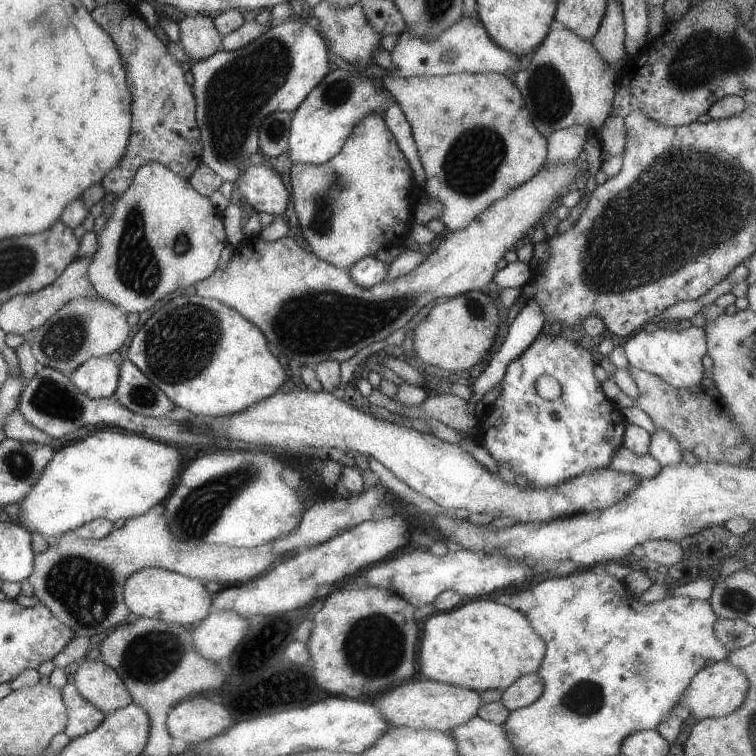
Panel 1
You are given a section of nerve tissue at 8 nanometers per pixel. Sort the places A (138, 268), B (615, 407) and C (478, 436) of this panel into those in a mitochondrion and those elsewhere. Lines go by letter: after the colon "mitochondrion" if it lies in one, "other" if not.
A: mitochondrion
B: other
C: other

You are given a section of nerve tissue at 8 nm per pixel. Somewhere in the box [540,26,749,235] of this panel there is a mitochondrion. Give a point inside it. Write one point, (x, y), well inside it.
(685, 71)

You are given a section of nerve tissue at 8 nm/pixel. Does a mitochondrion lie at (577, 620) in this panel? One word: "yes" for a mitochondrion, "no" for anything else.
no

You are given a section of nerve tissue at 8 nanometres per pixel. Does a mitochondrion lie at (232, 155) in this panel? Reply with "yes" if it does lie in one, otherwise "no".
yes

